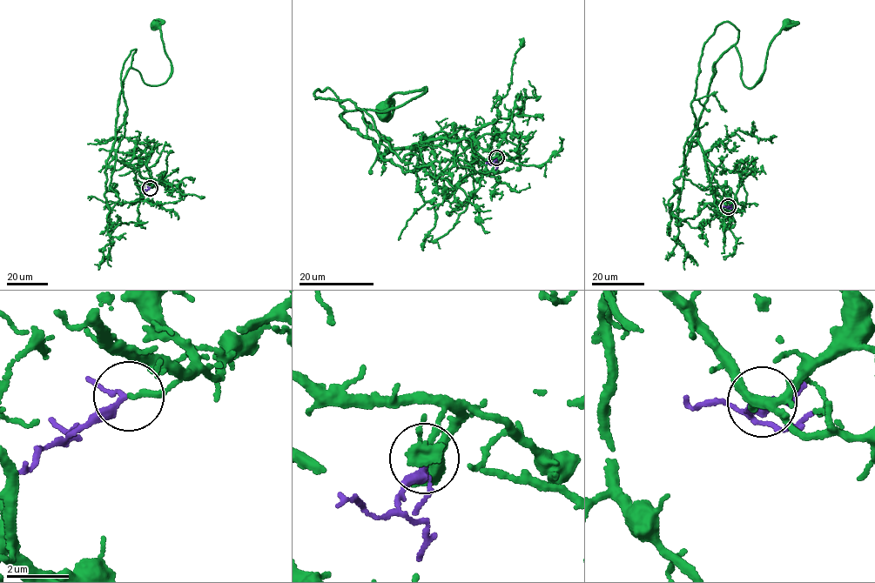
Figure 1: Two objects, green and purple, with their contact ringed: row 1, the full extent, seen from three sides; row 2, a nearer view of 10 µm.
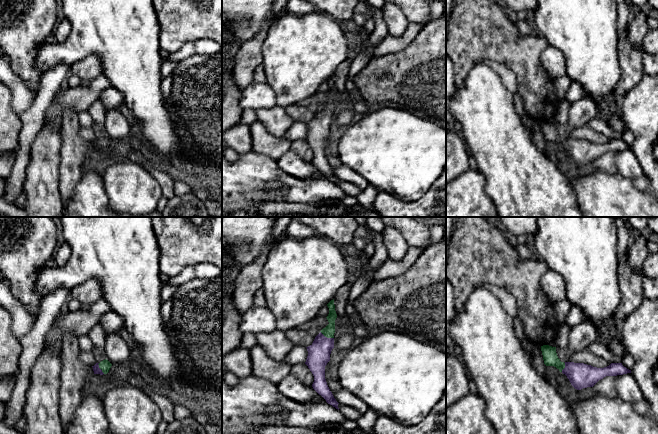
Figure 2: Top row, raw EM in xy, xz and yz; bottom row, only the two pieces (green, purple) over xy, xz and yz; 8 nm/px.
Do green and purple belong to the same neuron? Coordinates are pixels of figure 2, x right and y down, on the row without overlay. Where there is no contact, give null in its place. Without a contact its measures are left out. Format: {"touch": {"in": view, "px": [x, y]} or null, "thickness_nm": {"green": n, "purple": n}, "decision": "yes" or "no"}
{"touch": {"in": "xz", "px": [327, 113]}, "thickness_nm": {"green": 90, "purple": 180}, "decision": "yes"}

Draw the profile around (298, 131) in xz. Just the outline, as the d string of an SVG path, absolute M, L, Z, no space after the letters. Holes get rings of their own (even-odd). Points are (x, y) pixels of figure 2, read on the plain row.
M295 121L293 125L287 130L284 138L290 142L305 140L307 132L308 127L306 123Z

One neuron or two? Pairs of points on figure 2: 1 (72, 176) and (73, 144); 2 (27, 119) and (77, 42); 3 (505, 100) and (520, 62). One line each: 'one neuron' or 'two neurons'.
1: one neuron
2: two neurons
3: two neurons

